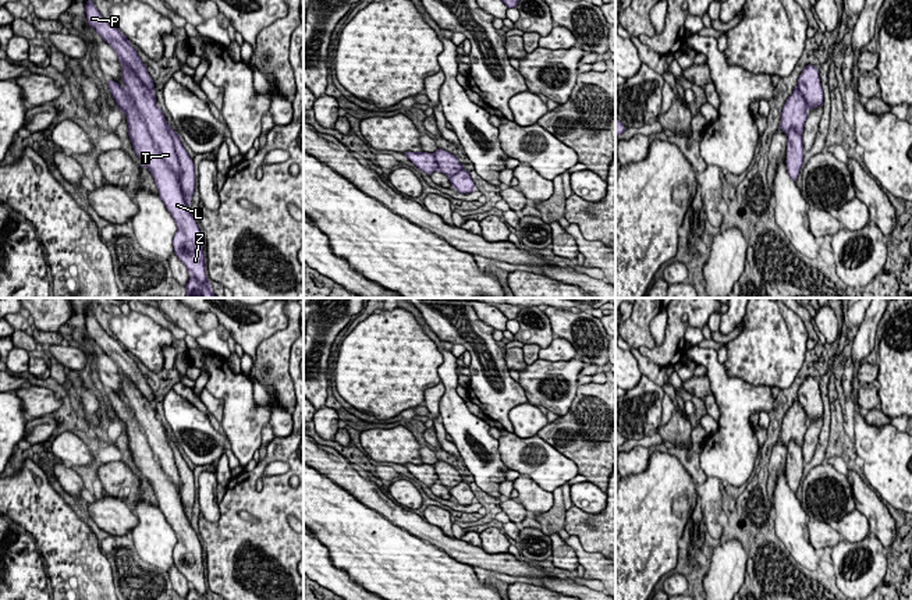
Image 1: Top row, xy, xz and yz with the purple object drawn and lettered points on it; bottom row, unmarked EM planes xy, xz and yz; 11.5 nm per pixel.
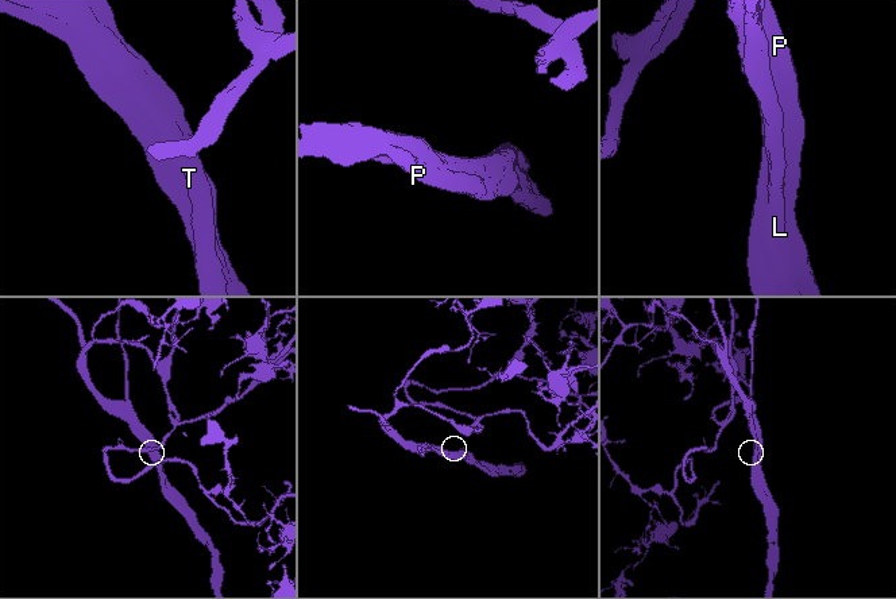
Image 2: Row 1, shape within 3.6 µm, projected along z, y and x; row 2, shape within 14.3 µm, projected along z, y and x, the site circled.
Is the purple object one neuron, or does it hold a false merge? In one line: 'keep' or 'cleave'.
keep

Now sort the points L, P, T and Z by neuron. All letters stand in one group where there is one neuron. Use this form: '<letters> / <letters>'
L P T Z

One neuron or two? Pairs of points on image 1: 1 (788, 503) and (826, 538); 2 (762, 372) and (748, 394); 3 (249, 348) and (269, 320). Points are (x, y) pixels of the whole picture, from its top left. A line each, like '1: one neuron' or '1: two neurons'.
1: two neurons
2: two neurons
3: one neuron

